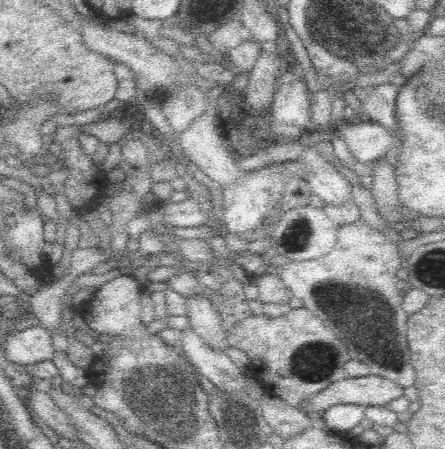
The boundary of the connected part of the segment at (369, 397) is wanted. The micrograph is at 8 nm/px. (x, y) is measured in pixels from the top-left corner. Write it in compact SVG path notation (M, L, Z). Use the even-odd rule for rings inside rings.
M372 373L360 378L346 377L312 396L307 408L314 412L324 412L331 406L344 403L363 407L384 406L400 398L403 390L394 381Z

